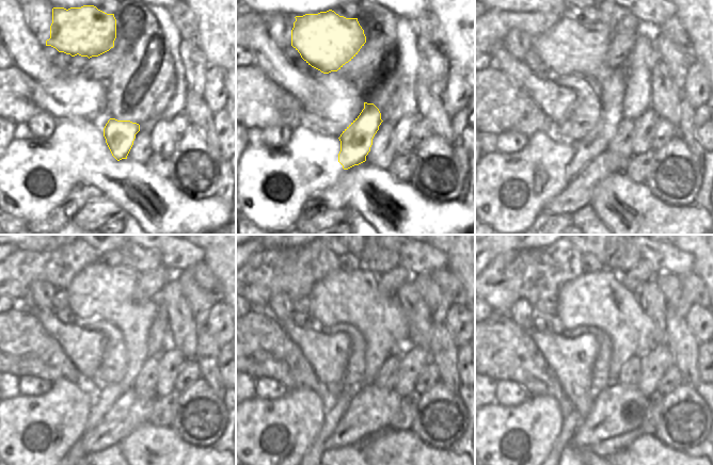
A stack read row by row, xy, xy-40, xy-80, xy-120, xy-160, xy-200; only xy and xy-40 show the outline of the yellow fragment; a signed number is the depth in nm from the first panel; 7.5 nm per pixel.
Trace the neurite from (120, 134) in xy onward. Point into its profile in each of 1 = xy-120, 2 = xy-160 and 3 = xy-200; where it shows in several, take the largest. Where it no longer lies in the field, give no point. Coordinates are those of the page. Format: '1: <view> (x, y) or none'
1: xy-120 (98, 291)
2: xy-160 (353, 298)
3: xy-200 (600, 300)

